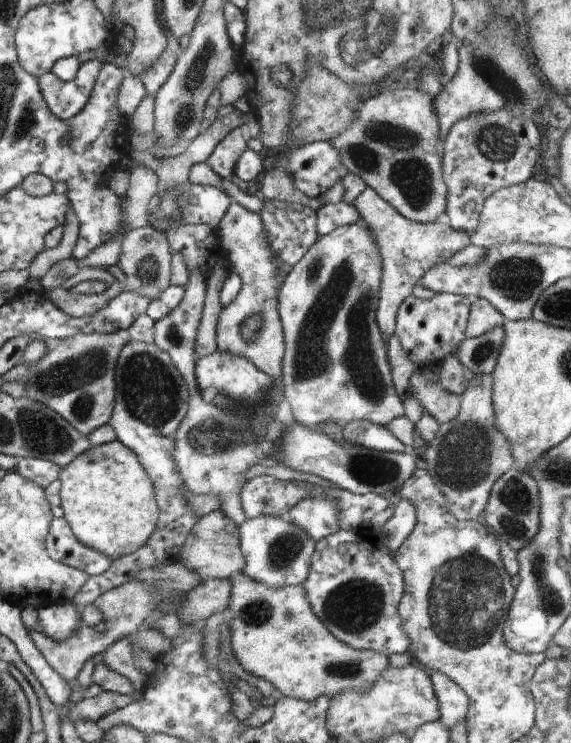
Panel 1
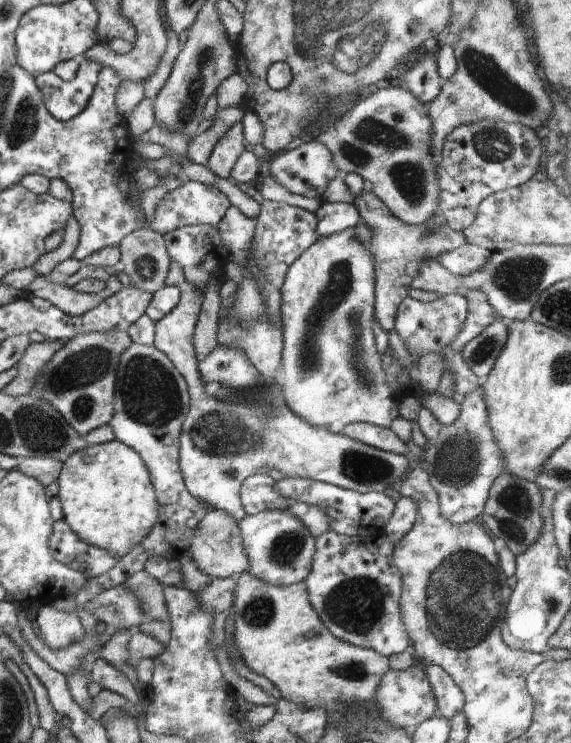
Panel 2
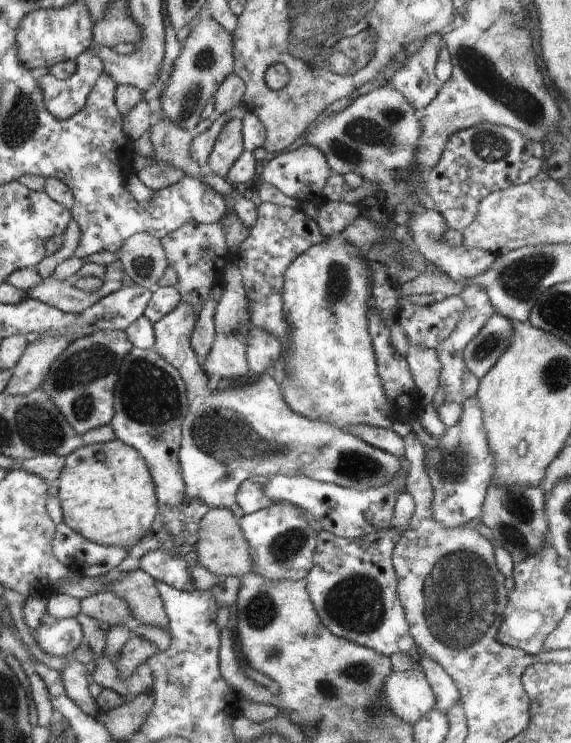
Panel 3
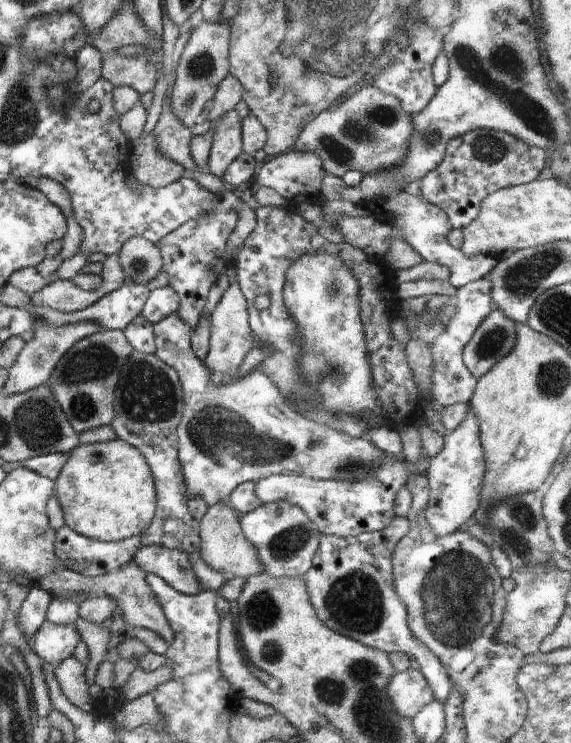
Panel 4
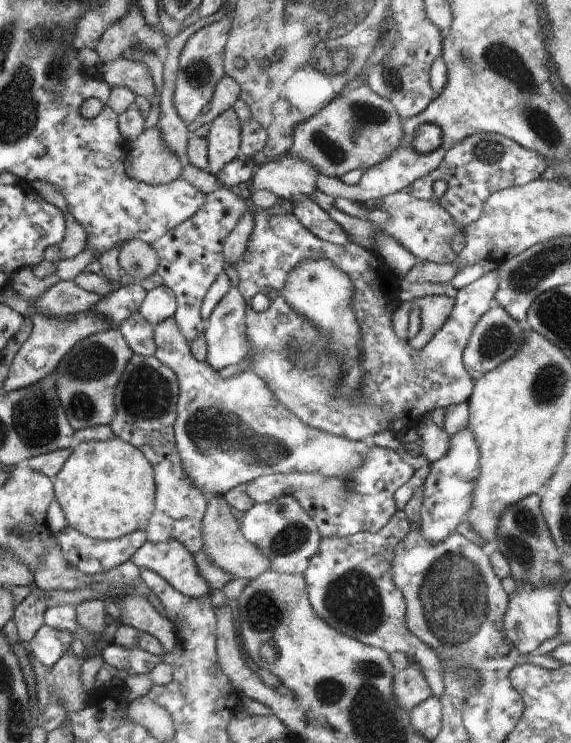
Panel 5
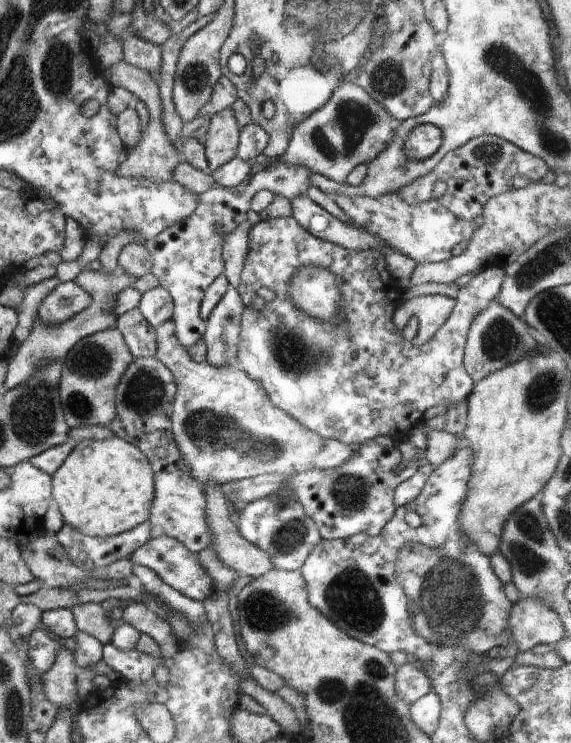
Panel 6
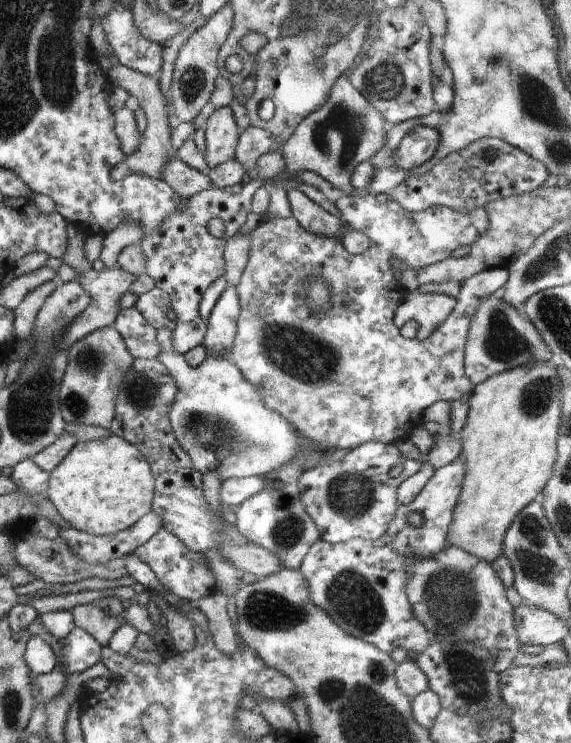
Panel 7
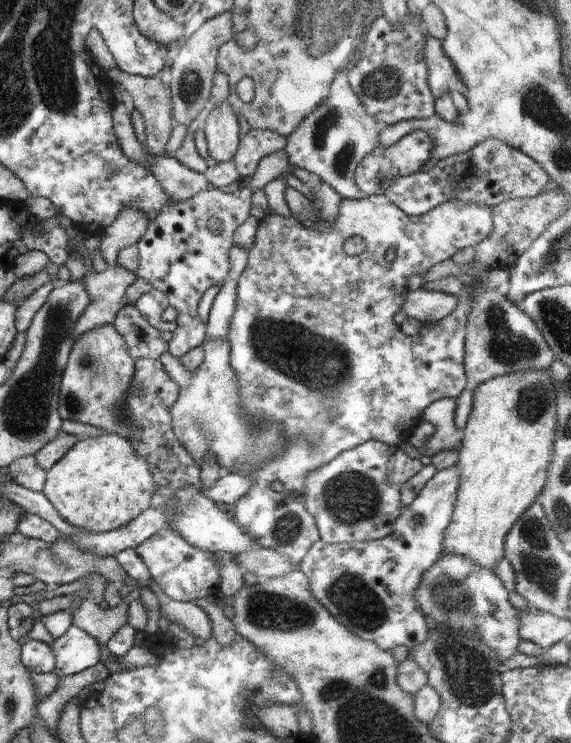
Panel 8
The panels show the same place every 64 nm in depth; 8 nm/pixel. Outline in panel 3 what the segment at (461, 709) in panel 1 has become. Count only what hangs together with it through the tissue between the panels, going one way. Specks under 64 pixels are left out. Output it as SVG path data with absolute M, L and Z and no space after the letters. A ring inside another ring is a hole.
M391 527L349 540L319 530L314 564L306 576L307 592L321 624L334 636L388 657L399 653L415 657L417 667L423 670L430 684L435 707L446 714L461 700L460 694L446 670L416 646L396 590L398 579L391 557L402 533Z

